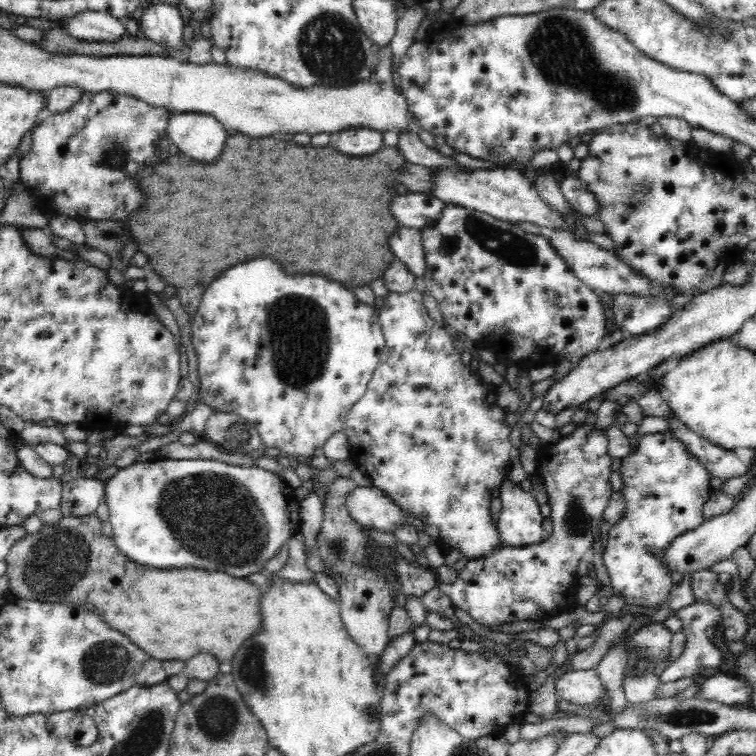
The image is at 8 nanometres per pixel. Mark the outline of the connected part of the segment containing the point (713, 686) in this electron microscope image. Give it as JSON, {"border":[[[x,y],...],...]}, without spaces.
{"border":[[[725,672],[716,673],[698,686],[690,700],[716,701],[729,706],[744,706],[750,701],[752,686],[744,679],[730,676]]]}

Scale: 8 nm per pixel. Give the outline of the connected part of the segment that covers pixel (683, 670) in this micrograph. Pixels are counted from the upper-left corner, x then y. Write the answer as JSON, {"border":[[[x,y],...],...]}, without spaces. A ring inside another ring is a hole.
{"border":[[[694,603],[687,608],[680,609],[677,618],[680,618],[680,621],[683,622],[682,631],[686,635],[686,645],[684,652],[664,668],[663,673],[659,677],[659,681],[668,684],[668,682],[680,680],[681,678],[693,677],[702,668],[725,667],[725,656],[727,653],[719,646],[715,636],[711,634],[719,630],[719,625],[724,618],[722,610],[714,607],[710,603]]]}

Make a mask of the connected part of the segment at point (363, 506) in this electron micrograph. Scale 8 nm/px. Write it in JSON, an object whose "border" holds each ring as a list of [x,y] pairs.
{"border":[[[373,486],[356,487],[347,500],[350,516],[368,529],[394,534],[407,522],[404,511]]]}

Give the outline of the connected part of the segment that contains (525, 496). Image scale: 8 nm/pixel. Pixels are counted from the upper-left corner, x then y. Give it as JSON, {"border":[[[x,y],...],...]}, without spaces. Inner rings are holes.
{"border":[[[508,478],[500,484],[501,511],[496,529],[500,544],[506,546],[530,546],[542,539],[540,507],[529,491]]]}

